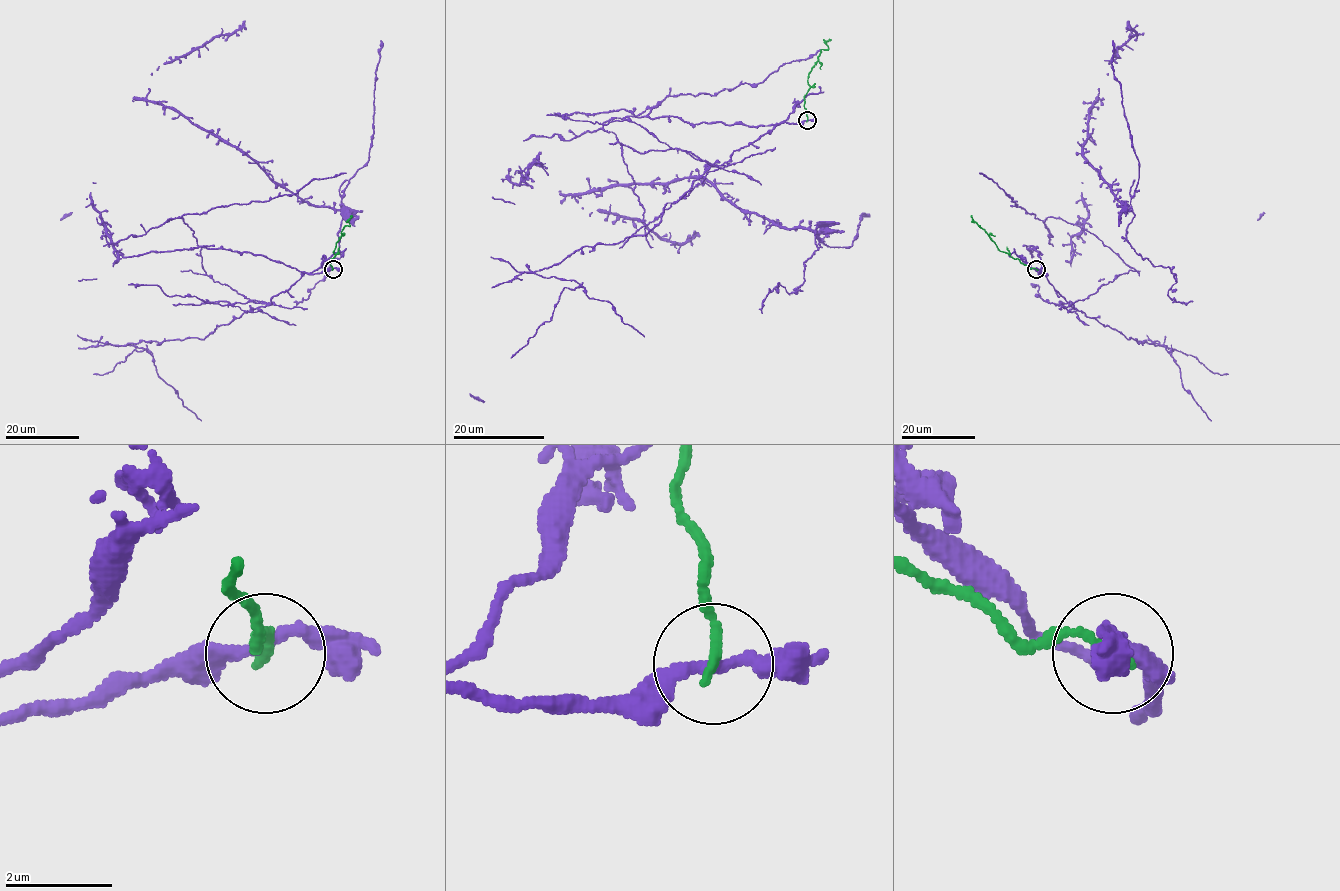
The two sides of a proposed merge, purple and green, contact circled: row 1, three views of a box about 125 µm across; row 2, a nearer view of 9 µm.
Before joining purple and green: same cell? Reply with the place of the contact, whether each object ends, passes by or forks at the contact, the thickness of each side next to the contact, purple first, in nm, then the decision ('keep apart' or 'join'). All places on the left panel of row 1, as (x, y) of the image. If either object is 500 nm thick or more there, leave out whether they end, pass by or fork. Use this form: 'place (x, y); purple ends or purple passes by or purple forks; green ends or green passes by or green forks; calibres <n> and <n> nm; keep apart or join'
place (333, 269); purple passes by; green ends; calibres 240 and 200 nm; keep apart

